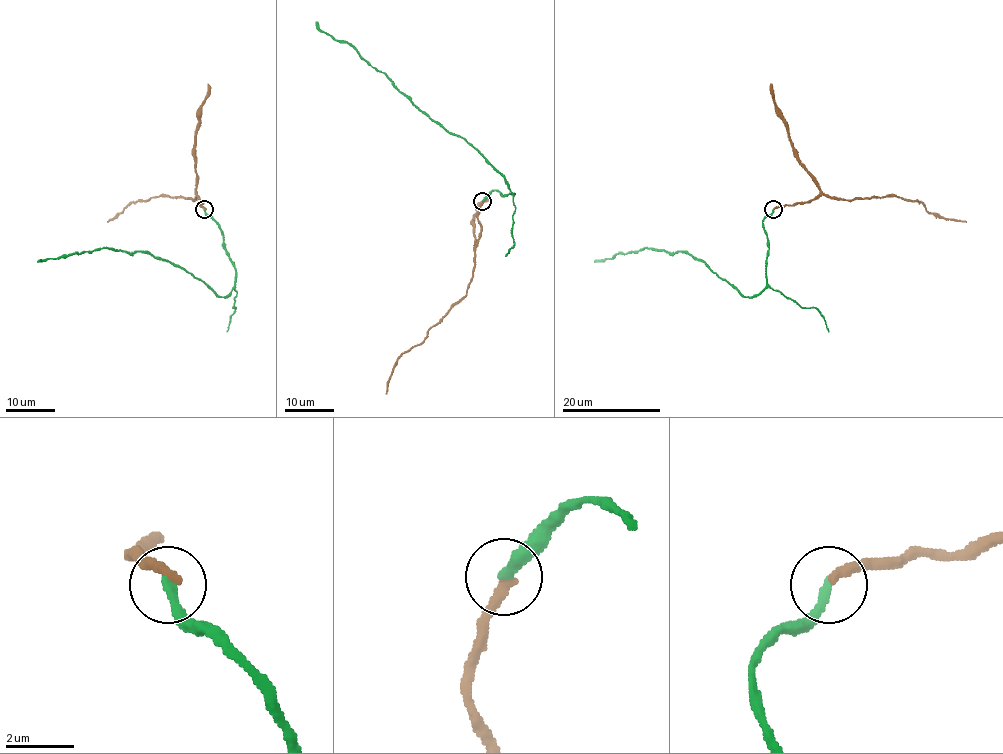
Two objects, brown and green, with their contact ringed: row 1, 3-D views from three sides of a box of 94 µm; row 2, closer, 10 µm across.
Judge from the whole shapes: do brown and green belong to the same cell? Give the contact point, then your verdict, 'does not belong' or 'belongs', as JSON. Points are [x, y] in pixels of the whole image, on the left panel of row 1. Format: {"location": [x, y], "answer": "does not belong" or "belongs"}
{"location": [204, 209], "answer": "belongs"}

